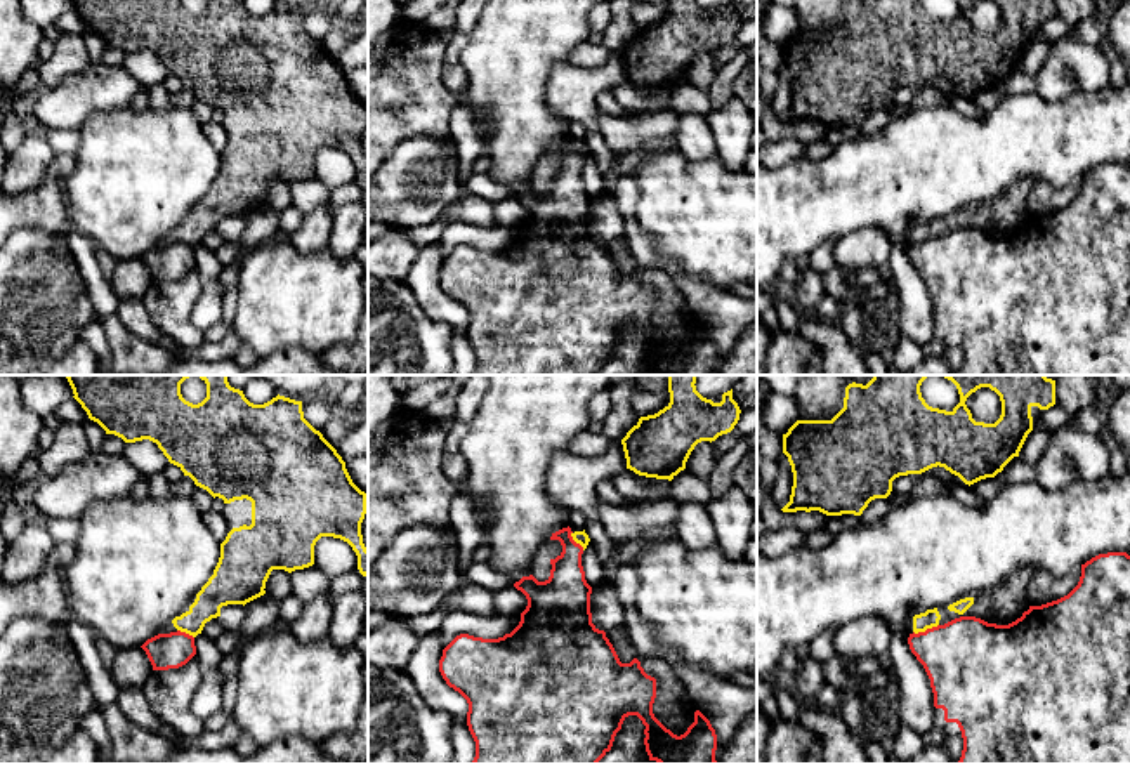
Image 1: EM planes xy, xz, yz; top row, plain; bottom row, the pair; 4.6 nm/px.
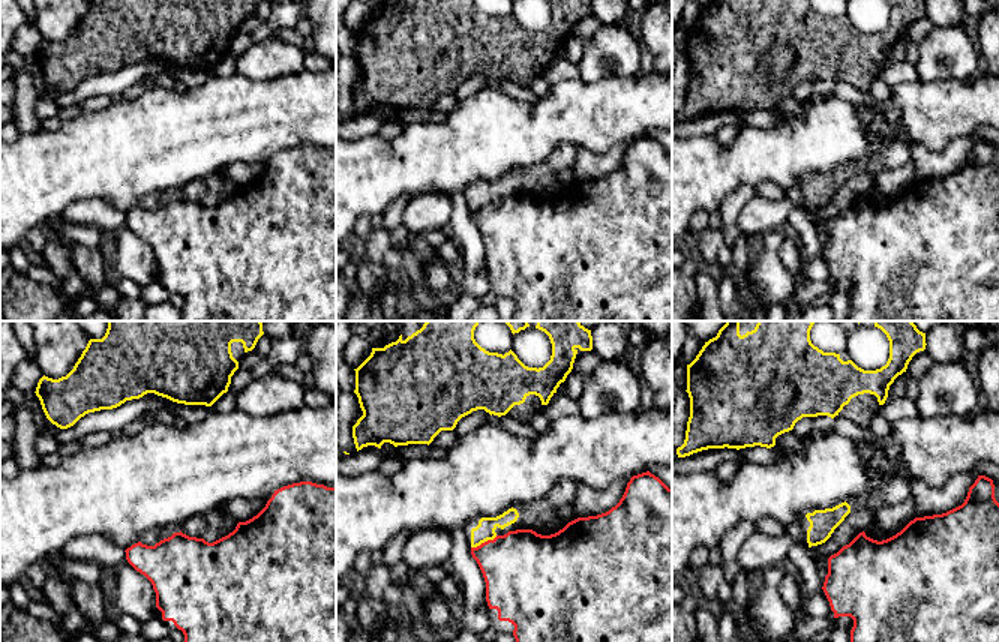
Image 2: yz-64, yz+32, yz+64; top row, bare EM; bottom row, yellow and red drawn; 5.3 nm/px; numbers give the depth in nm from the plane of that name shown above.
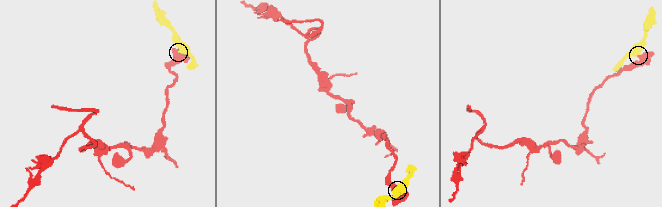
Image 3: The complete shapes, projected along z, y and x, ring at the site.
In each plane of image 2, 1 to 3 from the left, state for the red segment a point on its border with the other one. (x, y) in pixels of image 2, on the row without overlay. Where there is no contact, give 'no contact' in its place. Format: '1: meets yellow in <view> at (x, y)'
1: no contact
2: meets yellow in yz+32 at (483, 206)
3: no contact

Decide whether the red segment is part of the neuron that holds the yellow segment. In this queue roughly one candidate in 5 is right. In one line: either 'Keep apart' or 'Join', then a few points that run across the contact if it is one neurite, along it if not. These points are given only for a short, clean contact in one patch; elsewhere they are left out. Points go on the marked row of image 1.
Keep apart. Line: yz (938, 624), (913, 632)

